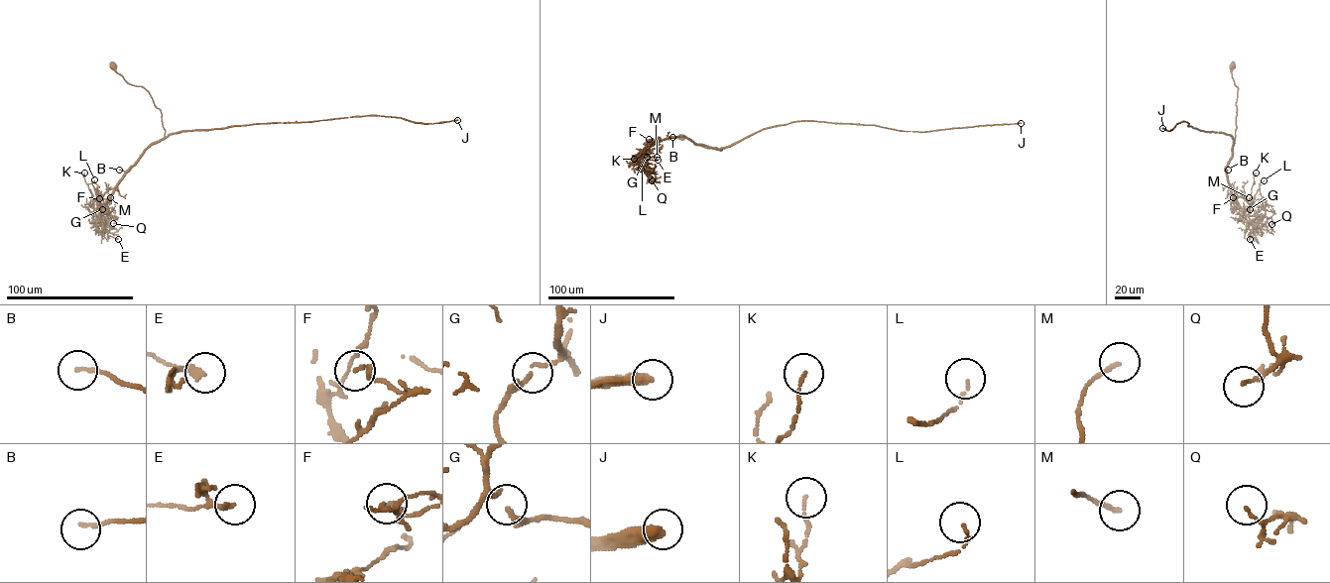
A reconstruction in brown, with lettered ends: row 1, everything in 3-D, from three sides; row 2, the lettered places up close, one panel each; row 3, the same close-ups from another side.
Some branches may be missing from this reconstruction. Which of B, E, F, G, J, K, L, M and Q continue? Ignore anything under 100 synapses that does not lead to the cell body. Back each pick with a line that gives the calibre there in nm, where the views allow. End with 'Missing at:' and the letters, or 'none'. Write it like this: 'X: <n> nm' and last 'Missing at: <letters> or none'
J: 440 nm
Missing at: J

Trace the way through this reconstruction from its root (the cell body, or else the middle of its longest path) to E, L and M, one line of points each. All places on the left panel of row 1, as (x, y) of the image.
E: (113, 65), (128, 82), (149, 92), (165, 131), (126, 173), (100, 212), (101, 229), (118, 239)
L: (113, 65), (149, 92), (165, 137), (145, 151), (96, 215), (94, 179)
M: (113, 65), (128, 82), (144, 87), (149, 92), (161, 110), (165, 133), (126, 173), (110, 197)

